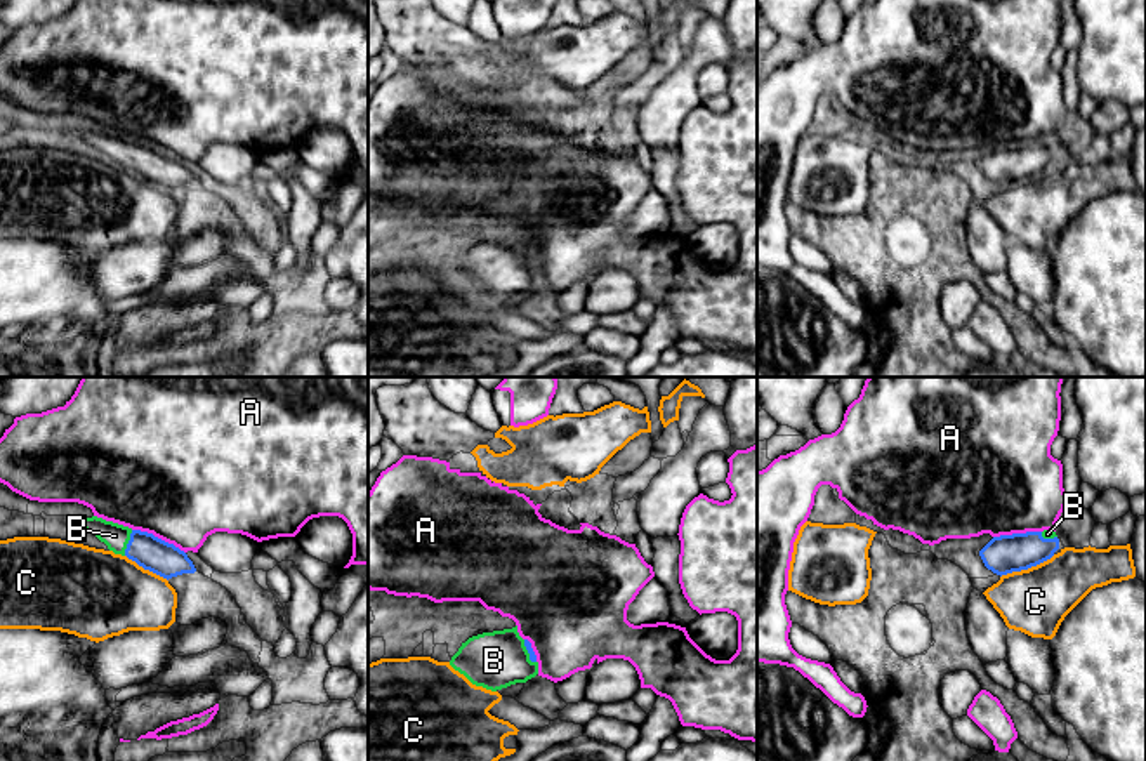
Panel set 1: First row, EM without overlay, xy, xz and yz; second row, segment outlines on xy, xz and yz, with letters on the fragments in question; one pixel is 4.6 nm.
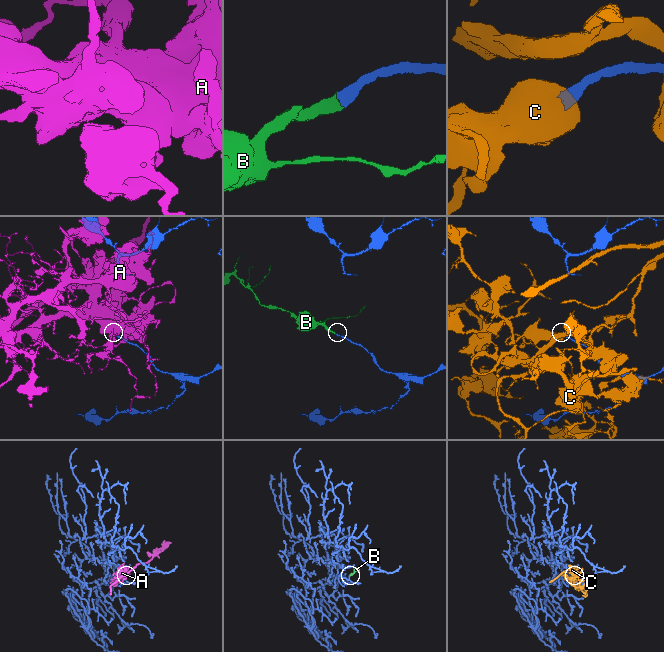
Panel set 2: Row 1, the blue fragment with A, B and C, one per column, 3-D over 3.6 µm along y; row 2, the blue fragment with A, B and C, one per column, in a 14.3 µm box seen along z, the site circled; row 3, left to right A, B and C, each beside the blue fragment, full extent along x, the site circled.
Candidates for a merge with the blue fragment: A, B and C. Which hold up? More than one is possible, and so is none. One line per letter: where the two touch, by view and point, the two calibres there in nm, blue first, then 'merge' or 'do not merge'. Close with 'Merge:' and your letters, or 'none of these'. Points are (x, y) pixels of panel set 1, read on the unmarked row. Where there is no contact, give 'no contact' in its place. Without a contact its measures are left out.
A: xy (157, 148) | 160/480 nm | do not merge
B: xy (129, 153) | 160/120 nm | merge
C: yz (1027, 179) | 180/300 nm | do not merge
Merge: B

